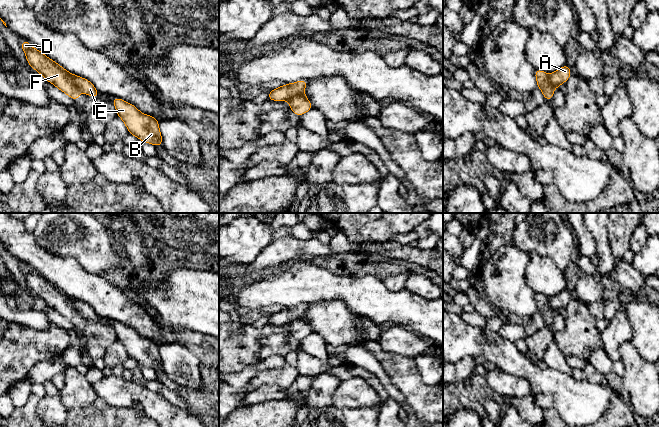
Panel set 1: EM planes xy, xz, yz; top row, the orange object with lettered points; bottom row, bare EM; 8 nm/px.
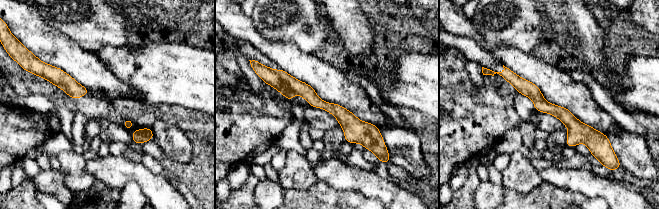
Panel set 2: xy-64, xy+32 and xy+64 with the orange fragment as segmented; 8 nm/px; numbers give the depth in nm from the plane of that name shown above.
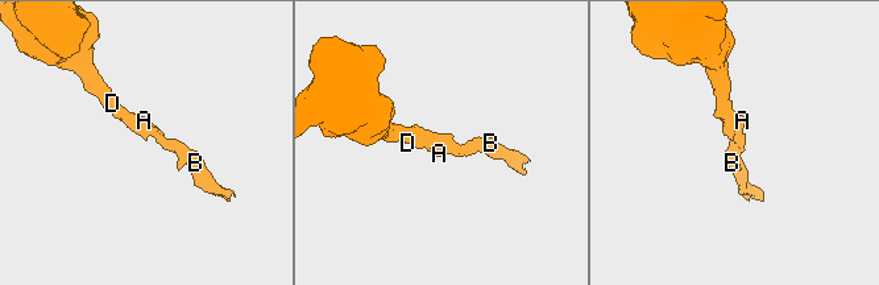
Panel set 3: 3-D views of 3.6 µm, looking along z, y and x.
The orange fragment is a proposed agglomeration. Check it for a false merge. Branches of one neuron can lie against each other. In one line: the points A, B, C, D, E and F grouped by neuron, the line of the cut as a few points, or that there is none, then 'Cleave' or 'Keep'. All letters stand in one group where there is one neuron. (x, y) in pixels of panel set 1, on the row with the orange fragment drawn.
Groups: A B C E / D F. Split along xy (70, 74), (73, 81), (81, 89). Cleave

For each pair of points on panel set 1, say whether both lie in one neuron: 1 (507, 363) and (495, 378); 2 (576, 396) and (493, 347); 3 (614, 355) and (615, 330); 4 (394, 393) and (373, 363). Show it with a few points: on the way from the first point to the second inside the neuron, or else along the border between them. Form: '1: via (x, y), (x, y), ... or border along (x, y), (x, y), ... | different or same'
1: border along (497, 368), (523, 377) | different
2: via (555, 386), (543, 382), (514, 362) | same
3: via (614, 349), (614, 336) | same
4: via (388, 386), (377, 370) | same

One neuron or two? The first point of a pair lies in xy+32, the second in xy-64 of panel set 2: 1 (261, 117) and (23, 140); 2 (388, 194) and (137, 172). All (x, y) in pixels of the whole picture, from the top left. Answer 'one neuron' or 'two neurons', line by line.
1: one neuron
2: one neuron

